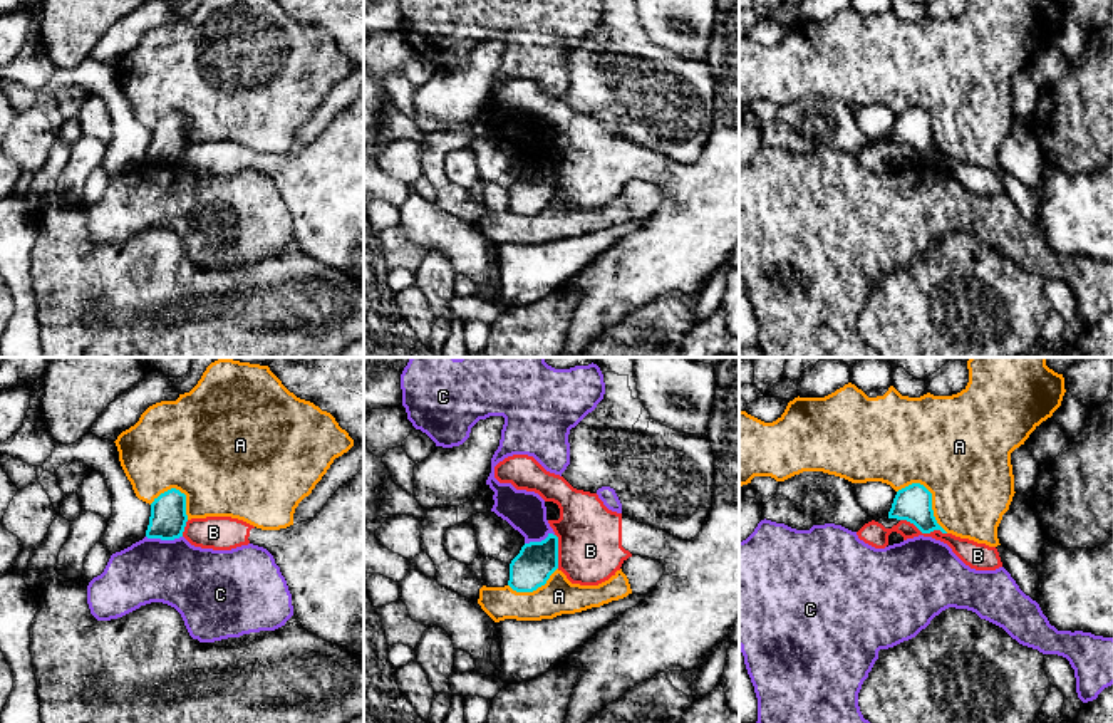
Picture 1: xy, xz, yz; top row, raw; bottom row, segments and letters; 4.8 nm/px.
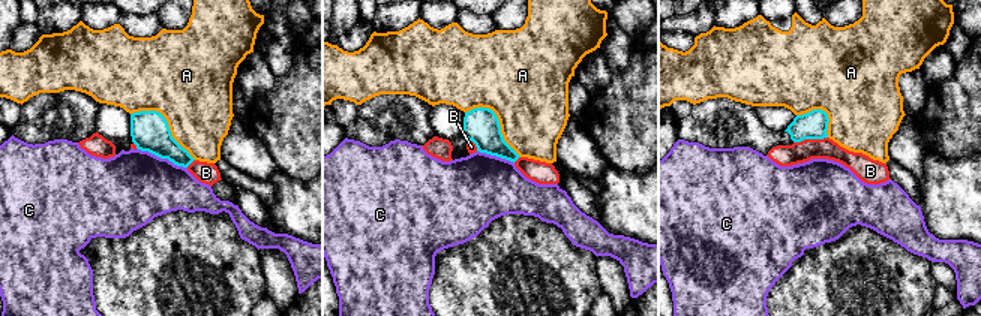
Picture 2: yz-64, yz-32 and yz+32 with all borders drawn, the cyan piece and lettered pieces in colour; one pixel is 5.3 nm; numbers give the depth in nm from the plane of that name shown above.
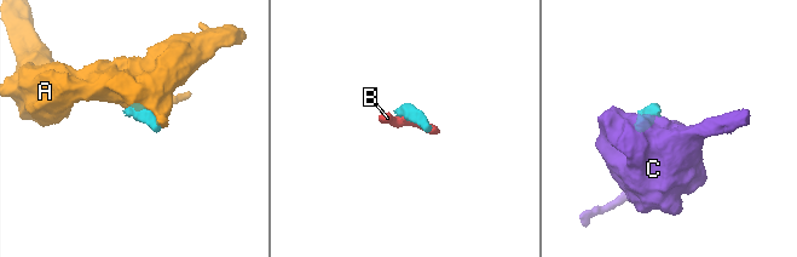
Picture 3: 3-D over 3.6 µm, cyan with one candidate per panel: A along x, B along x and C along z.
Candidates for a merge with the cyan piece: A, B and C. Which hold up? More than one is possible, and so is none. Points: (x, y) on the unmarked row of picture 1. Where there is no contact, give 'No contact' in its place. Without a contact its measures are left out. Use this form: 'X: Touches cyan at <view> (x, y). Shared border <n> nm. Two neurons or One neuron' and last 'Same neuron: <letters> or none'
A: Touches cyan at yz (931, 121). Shared border 320 nm. Two neurons
B: Touches cyan at yz (924, 156). Shared border 240 nm. Two neurons
C: Touches cyan at xy (165, 163). Shared border 180 nm. Two neurons
Same neuron: none

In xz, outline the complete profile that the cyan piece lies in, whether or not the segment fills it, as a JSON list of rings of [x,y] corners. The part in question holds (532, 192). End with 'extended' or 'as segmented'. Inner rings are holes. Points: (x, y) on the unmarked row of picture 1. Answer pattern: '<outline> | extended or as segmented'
[[[558,161],[525,168],[510,188],[508,210],[516,216],[533,216],[558,193]]] | as segmented

